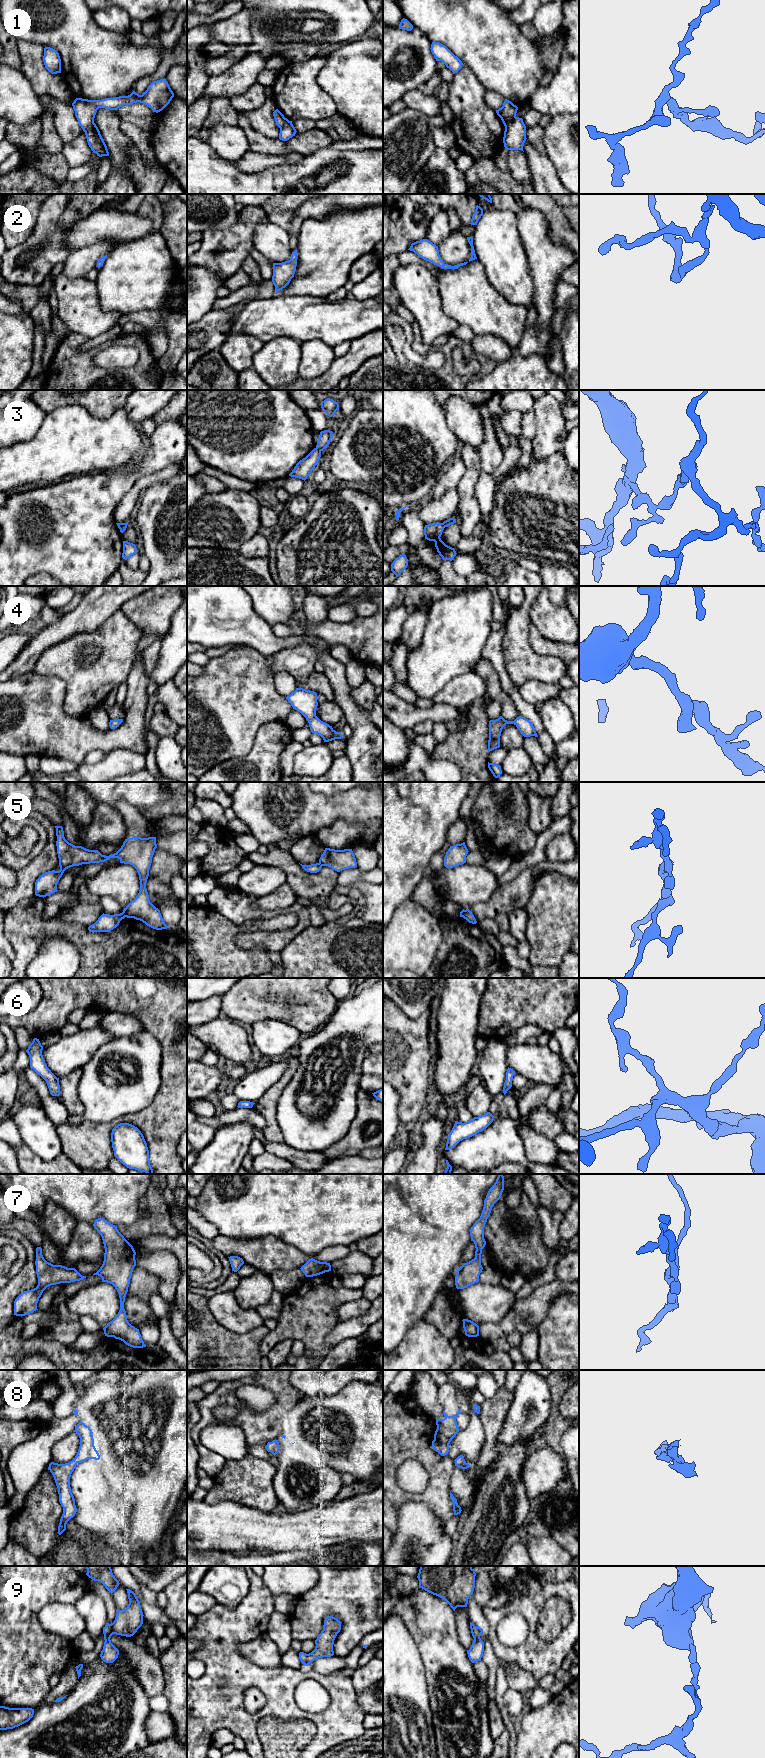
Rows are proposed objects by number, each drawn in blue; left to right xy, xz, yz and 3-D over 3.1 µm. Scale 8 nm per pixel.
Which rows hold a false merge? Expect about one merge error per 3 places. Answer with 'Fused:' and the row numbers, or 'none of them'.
Fused: 1, 3, 5

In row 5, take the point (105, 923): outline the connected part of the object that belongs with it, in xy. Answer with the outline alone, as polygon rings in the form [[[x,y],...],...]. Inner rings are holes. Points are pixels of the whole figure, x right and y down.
[[[124,912],[114,915],[103,913],[94,924],[88,927],[88,930],[90,932],[109,932],[116,928],[124,918]]]

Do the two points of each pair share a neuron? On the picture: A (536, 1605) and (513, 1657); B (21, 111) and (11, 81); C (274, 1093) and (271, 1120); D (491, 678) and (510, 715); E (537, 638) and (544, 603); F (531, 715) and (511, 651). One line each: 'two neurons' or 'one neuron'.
A: one neuron
B: one neuron
C: one neuron
D: one neuron
E: two neurons
F: two neurons

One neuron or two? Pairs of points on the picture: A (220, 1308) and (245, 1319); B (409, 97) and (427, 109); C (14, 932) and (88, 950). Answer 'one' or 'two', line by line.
A: one
B: one
C: one

